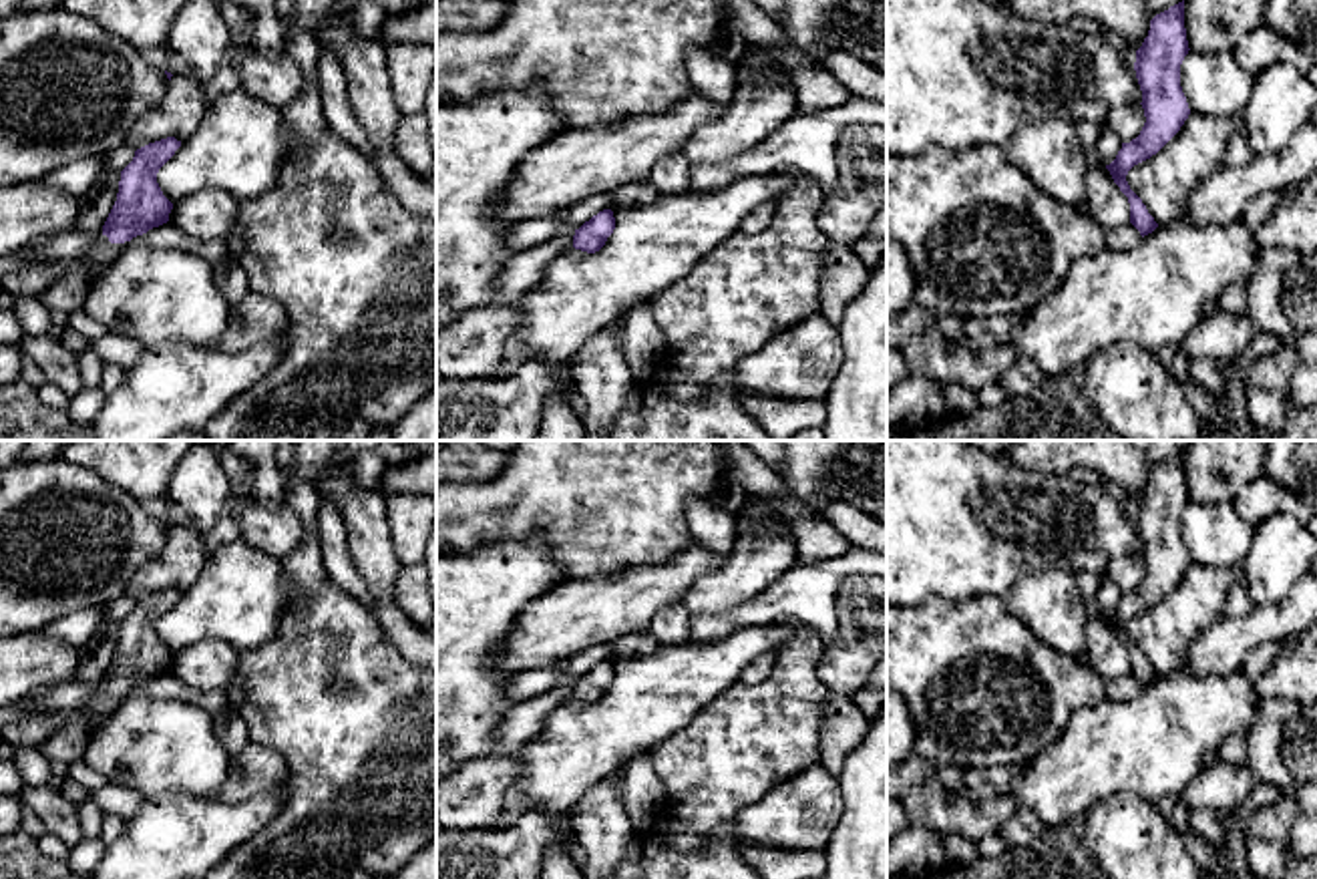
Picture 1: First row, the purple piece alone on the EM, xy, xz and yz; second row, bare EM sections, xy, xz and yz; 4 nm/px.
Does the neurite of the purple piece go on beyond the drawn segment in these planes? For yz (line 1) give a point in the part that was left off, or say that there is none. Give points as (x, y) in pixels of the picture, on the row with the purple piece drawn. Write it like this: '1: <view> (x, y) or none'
1: none

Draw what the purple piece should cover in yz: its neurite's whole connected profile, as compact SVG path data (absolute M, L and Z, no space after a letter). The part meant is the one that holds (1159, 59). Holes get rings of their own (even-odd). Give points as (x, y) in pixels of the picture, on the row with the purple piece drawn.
M1182 0L1150 20L1148 36L1136 50L1134 70L1146 123L1140 135L1122 143L1116 159L1106 165L1114 183L1128 197L1130 223L1142 237L1152 233L1158 223L1130 189L1126 175L1134 165L1156 155L1188 119L1190 109L1180 86L1180 64L1188 50Z

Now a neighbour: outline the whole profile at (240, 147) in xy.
M243 89L217 97L191 137L159 169L163 195L177 203L201 189L221 189L243 201L271 191L292 155L284 125L281 109Z

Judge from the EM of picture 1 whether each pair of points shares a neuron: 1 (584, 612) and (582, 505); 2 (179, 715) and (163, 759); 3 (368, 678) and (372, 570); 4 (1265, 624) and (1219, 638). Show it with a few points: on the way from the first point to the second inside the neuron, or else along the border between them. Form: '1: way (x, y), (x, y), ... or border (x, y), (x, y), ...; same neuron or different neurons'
1: border (630, 568), (618, 574), (566, 580); different neurons
2: way (179, 725), (179, 735), (165, 749); same neuron
3: border (368, 610), (383, 634), (399, 650); different neurons
4: way (1253, 628), (1231, 638); same neuron

